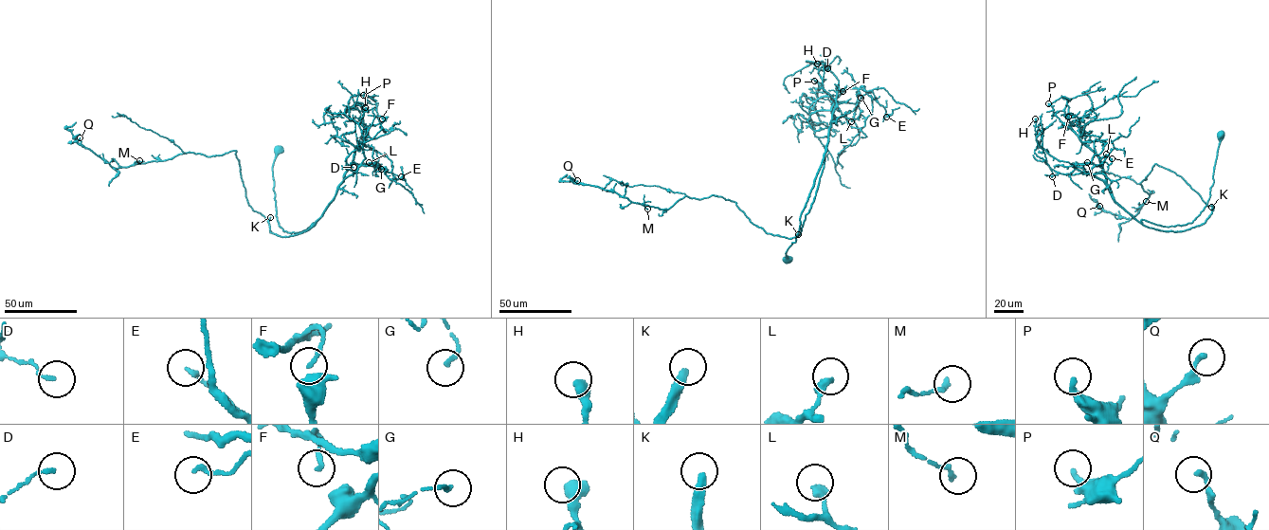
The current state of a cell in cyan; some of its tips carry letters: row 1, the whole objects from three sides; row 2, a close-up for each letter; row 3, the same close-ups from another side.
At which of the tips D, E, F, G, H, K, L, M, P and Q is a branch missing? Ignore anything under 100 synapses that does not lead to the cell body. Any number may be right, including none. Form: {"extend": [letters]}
{"extend": ["K"]}

